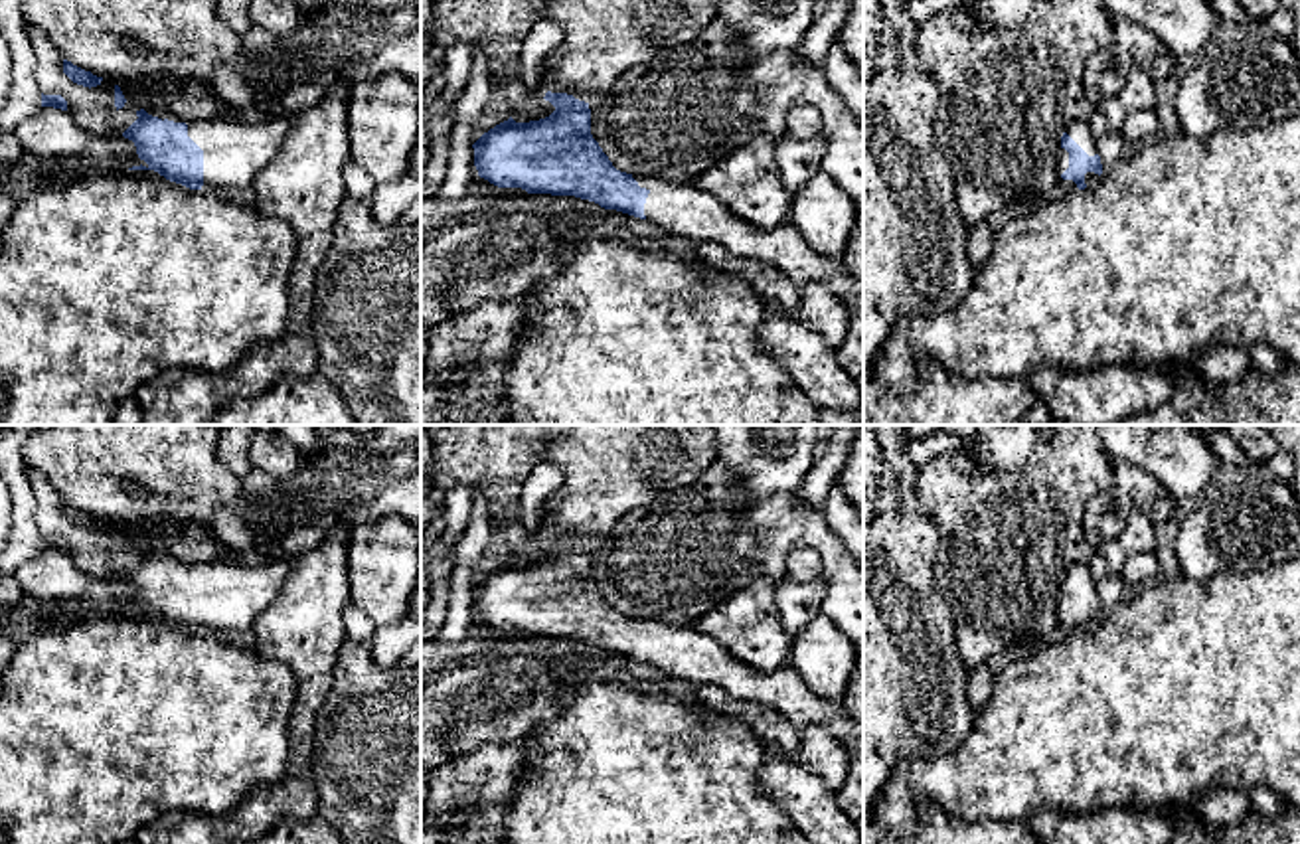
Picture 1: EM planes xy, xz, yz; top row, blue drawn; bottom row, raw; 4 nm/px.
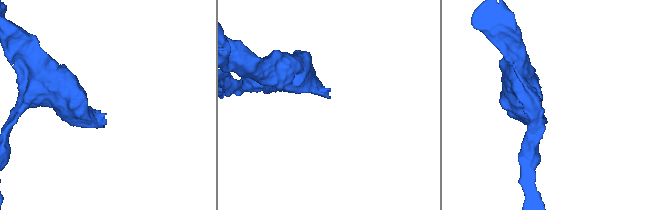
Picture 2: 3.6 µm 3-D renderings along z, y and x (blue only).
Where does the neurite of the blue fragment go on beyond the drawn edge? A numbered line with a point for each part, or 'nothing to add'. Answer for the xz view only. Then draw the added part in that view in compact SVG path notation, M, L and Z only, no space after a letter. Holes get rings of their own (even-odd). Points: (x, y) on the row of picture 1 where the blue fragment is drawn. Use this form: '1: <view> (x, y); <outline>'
1: xz (686, 212); M636 174L632 178L650 192L644 204L646 219L666 227L672 235L719 243L735 257L778 269L796 287L818 281L848 310L863 304L863 285L850 277L842 261L814 251L790 221L774 229L761 229L735 217L713 196L695 190L691 182Z

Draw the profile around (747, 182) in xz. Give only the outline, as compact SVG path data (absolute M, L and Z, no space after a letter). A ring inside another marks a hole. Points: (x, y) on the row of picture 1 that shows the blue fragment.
M751 140L703 170L691 186L713 196L735 217L761 229L774 229L788 219L792 202L774 152L776 140Z

